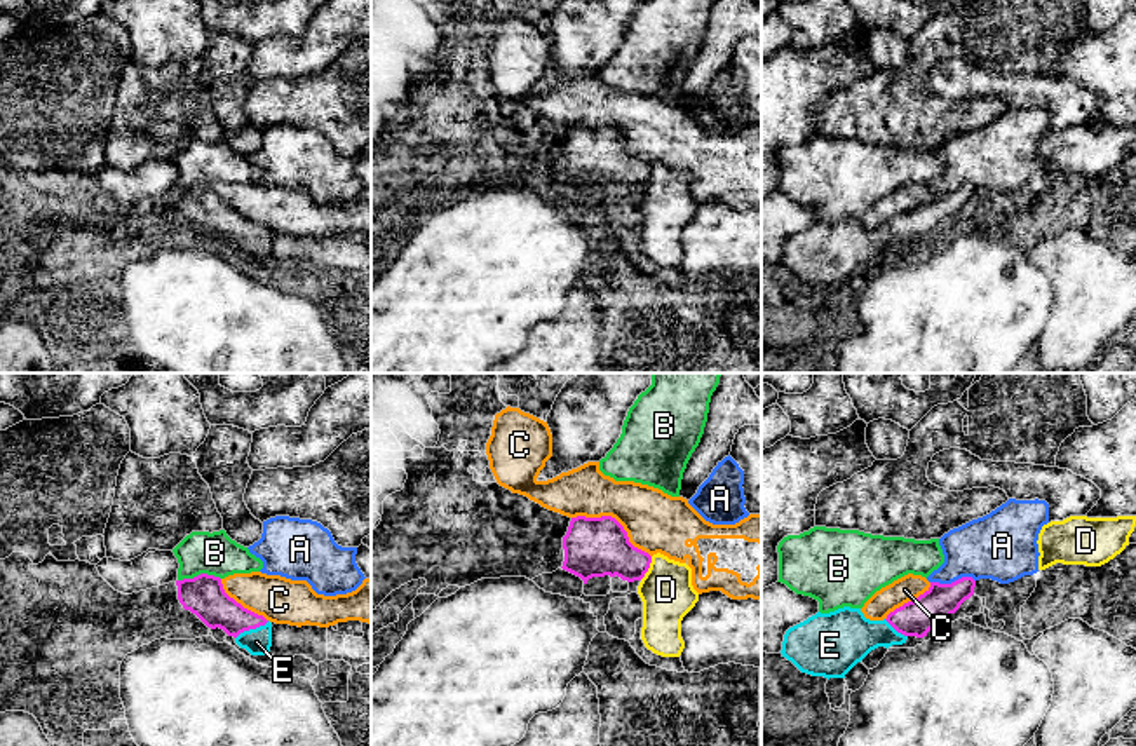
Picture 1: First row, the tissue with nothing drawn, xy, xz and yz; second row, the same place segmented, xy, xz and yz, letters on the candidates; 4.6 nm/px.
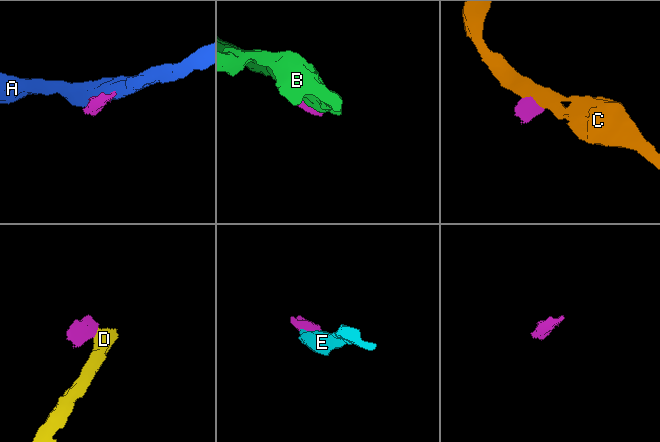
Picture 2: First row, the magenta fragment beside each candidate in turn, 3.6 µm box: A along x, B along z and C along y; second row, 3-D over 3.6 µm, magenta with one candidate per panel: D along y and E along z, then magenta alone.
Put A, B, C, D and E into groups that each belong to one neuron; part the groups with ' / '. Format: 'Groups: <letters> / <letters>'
Groups: A / B / C / D / E

